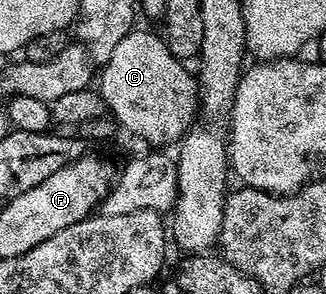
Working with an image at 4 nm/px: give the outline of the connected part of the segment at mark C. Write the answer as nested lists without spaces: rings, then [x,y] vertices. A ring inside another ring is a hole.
[[[134,28],[129,31],[119,44],[115,44],[115,52],[106,60],[99,70],[99,93],[105,101],[108,113],[117,121],[118,127],[145,142],[150,142],[153,148],[169,148],[180,143],[190,126],[194,125],[199,114],[199,95],[197,93],[197,80],[191,73],[188,65],[182,59],[176,58],[169,51],[164,37],[160,33],[152,34],[149,30]]]

